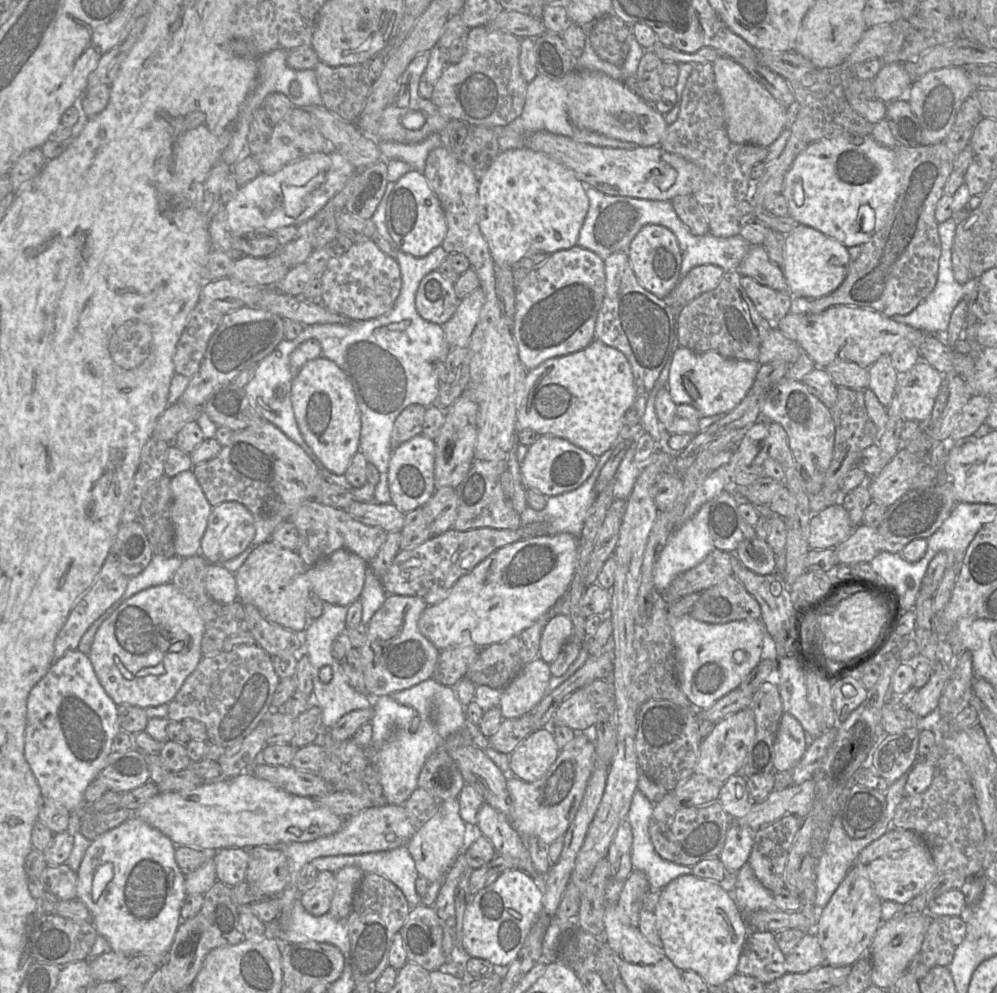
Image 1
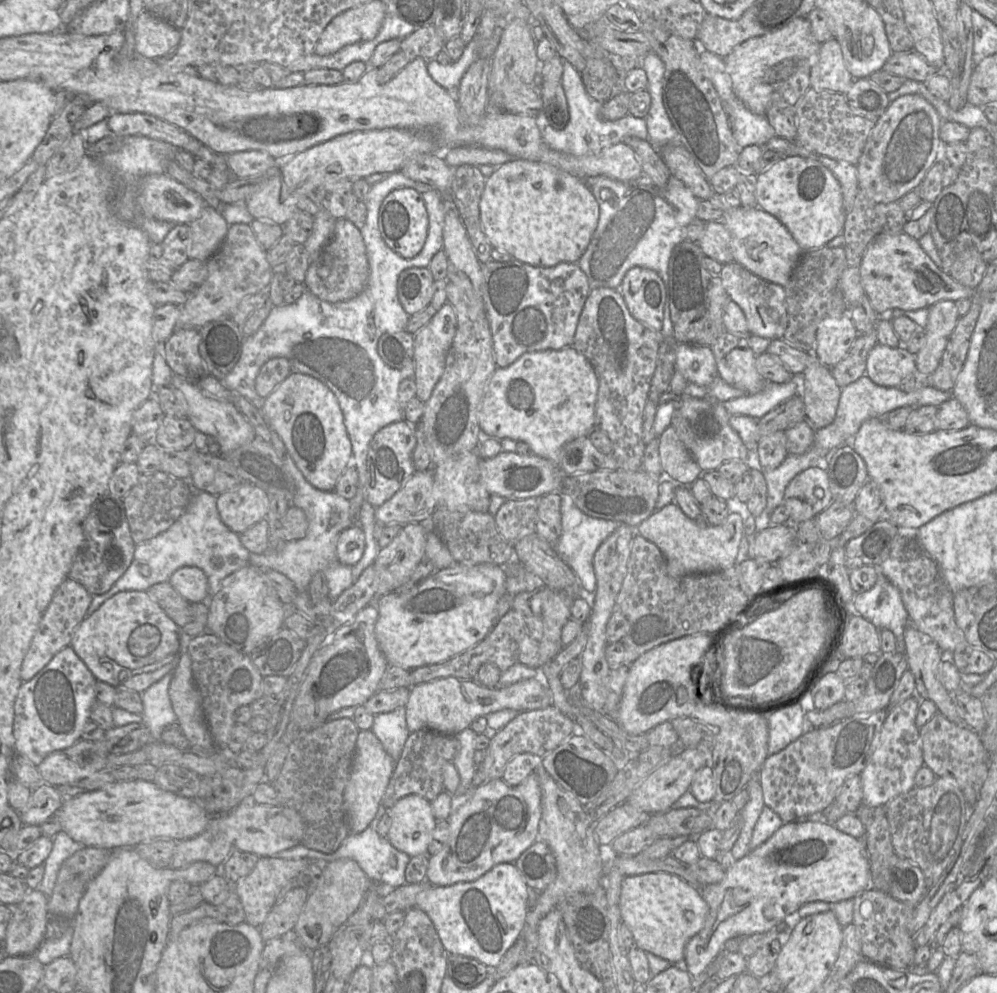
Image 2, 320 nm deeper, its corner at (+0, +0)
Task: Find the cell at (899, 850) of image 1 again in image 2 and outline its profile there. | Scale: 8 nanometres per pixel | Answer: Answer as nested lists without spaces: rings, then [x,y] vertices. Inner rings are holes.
[[[821,818],[786,822],[759,847],[734,861],[720,882],[699,888],[701,897],[709,906],[709,914],[703,928],[687,942],[684,963],[674,965],[685,968],[692,977],[696,977],[705,970],[728,939],[769,931],[806,903],[836,903],[853,899],[862,891],[873,889],[870,885],[870,862],[864,839],[841,832],[834,824]]]

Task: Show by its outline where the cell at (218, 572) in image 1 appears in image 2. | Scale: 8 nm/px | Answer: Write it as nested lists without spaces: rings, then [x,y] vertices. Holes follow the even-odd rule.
[[[196,566],[178,568],[171,575],[169,583],[190,603],[207,602],[209,598],[207,576]]]

